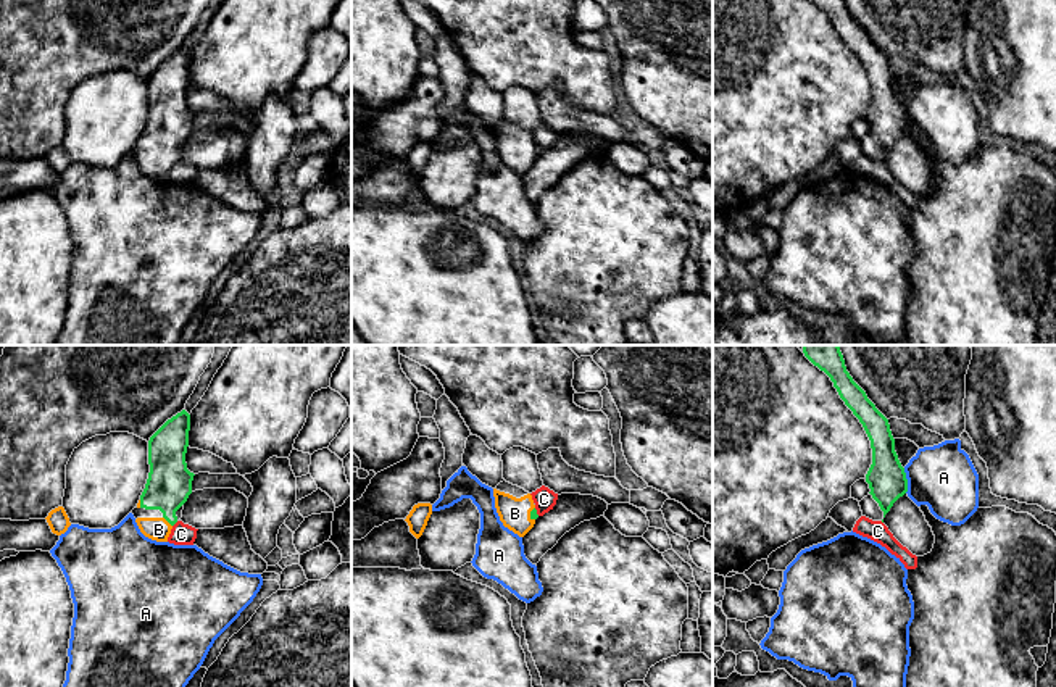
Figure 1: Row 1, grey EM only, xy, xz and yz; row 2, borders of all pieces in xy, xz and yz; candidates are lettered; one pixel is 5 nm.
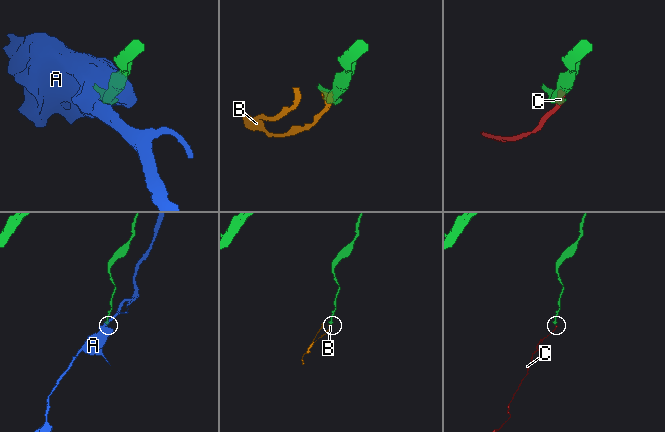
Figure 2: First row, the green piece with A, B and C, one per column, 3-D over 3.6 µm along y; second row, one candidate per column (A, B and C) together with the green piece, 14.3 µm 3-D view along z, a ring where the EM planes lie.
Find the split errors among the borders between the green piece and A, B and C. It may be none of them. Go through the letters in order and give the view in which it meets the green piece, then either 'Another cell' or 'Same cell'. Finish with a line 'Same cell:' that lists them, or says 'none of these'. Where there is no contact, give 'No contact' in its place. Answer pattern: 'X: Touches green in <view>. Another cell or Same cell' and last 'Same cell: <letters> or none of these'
A: Touches green in yz. Another cell
B: Touches green in xy. Same cell
C: Touches green in xy. Another cell
Same cell: B

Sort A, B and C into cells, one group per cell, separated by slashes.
A / B / C

